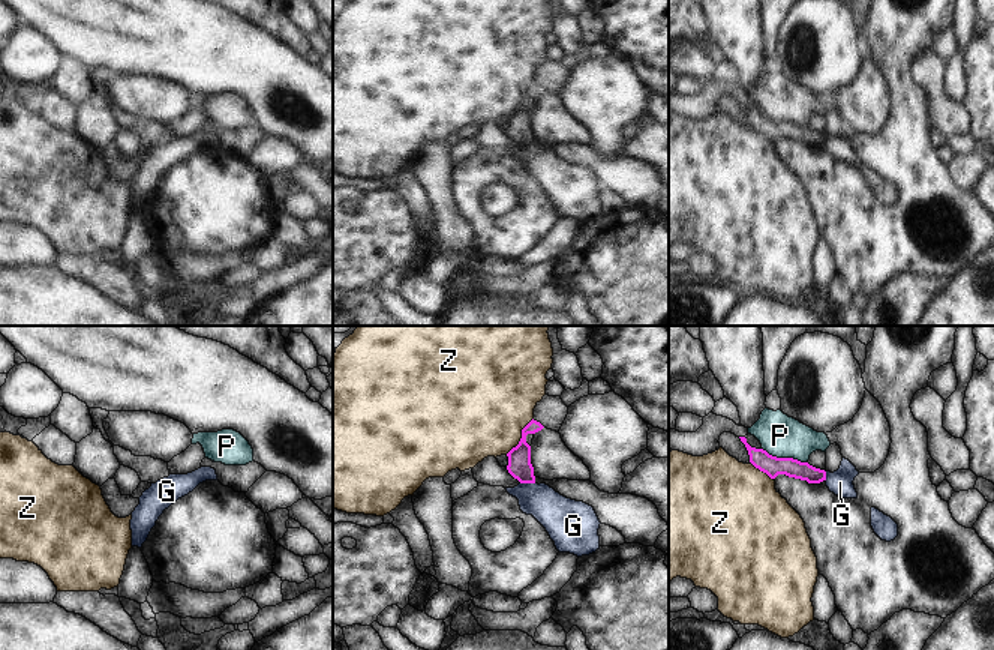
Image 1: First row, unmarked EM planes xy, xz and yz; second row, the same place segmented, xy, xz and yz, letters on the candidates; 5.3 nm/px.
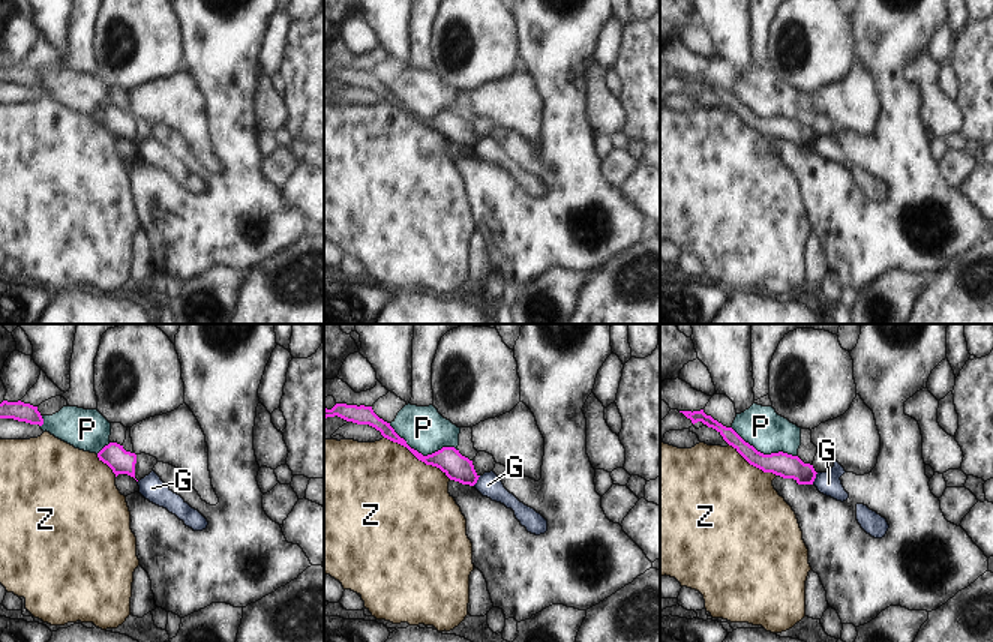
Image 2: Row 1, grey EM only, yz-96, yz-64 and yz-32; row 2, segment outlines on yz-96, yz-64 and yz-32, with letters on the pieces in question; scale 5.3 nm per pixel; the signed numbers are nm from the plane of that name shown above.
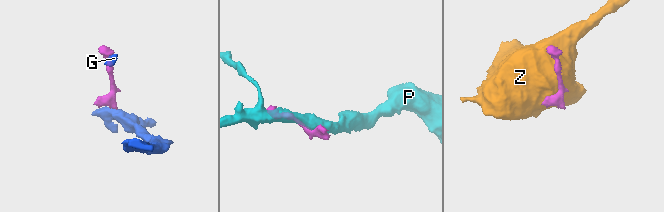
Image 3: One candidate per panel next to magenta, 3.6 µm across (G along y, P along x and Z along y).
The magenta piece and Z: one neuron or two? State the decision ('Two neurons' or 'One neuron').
Two neurons

